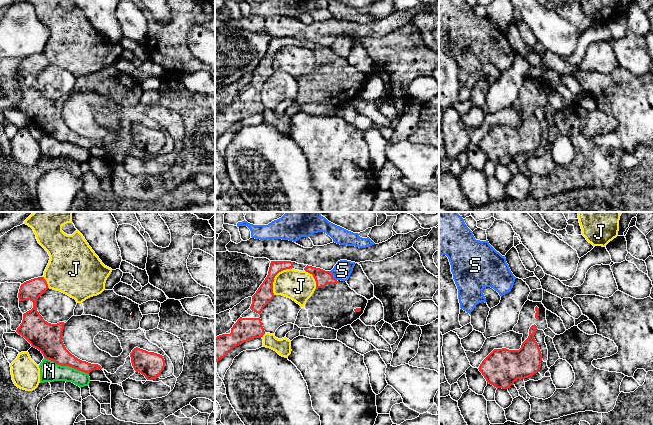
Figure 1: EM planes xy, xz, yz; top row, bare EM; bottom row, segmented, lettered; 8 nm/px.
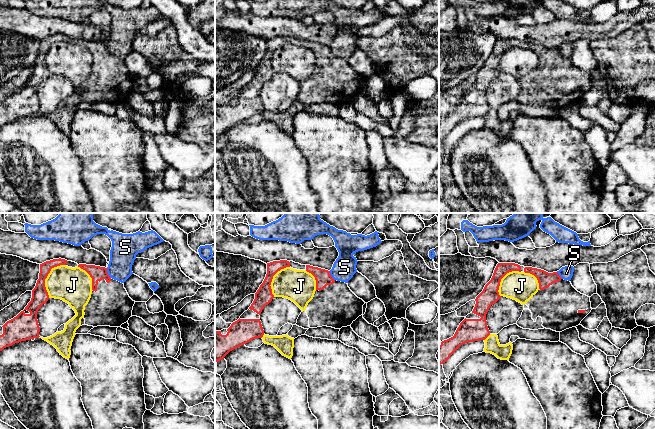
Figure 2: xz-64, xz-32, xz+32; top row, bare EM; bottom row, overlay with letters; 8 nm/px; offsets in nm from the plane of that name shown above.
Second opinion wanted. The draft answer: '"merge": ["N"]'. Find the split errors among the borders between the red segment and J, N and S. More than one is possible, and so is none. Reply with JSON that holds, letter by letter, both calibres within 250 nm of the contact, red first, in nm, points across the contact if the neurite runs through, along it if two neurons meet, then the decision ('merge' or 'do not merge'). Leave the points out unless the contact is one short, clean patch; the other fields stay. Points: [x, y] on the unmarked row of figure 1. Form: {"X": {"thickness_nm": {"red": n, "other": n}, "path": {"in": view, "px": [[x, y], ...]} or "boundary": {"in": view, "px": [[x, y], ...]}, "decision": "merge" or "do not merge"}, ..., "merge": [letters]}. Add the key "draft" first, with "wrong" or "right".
{"draft": "wrong", "J": {"thickness_nm": {"red": 140, "other": 240}, "decision": "do not merge"}, "N": {"thickness_nm": {"red": 220, "other": 160}, "decision": "do not merge"}, "S": {"thickness_nm": {"red": 120, "other": 150}, "decision": "do not merge"}, "merge": []}

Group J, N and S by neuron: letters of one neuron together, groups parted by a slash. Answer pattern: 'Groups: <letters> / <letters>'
Groups: J / N / S

